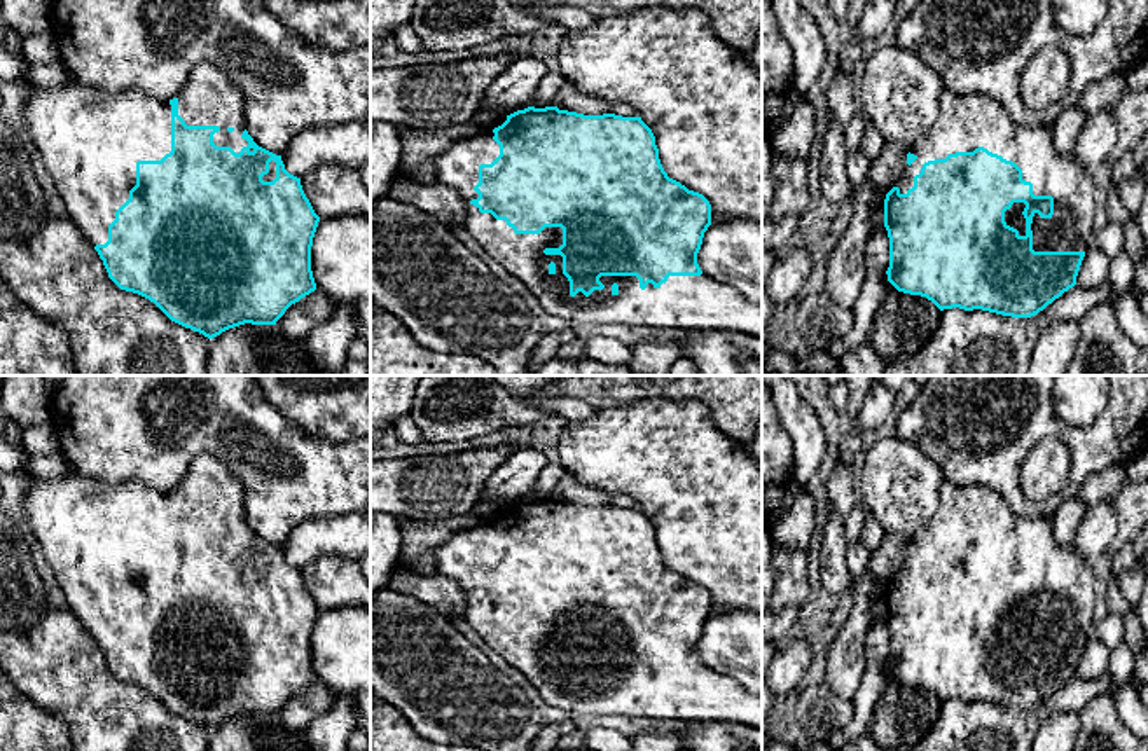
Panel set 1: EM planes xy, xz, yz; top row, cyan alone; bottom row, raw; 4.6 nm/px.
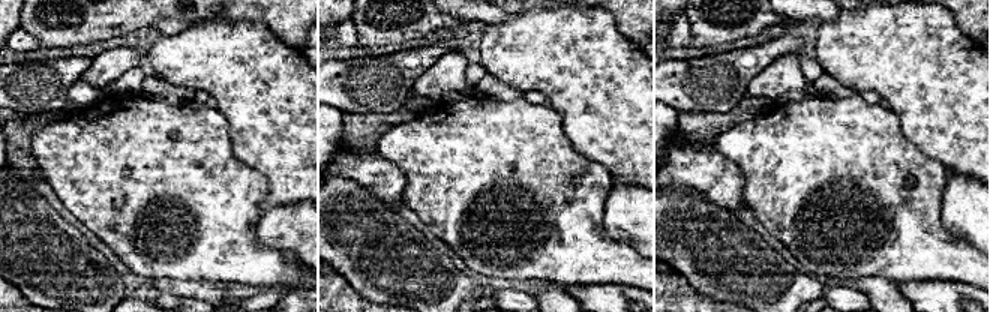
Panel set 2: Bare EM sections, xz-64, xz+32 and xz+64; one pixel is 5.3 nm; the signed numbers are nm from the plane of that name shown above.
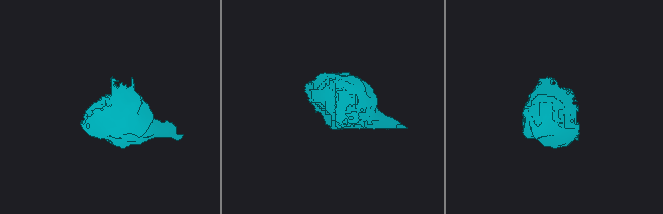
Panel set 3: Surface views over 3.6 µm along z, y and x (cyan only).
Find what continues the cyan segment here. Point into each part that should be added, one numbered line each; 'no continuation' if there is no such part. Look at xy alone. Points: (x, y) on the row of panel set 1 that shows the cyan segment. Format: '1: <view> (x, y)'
1: xy (89, 140)

